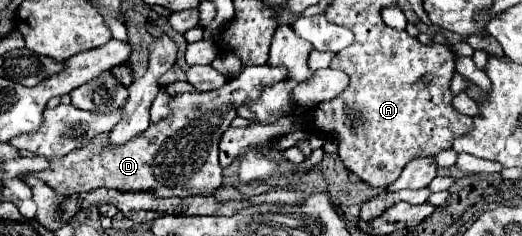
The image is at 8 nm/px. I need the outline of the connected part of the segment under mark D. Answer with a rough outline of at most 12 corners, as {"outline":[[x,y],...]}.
{"outline":[[248,66],[126,144],[92,140],[32,172],[62,196],[212,196],[238,108],[286,80]]}

